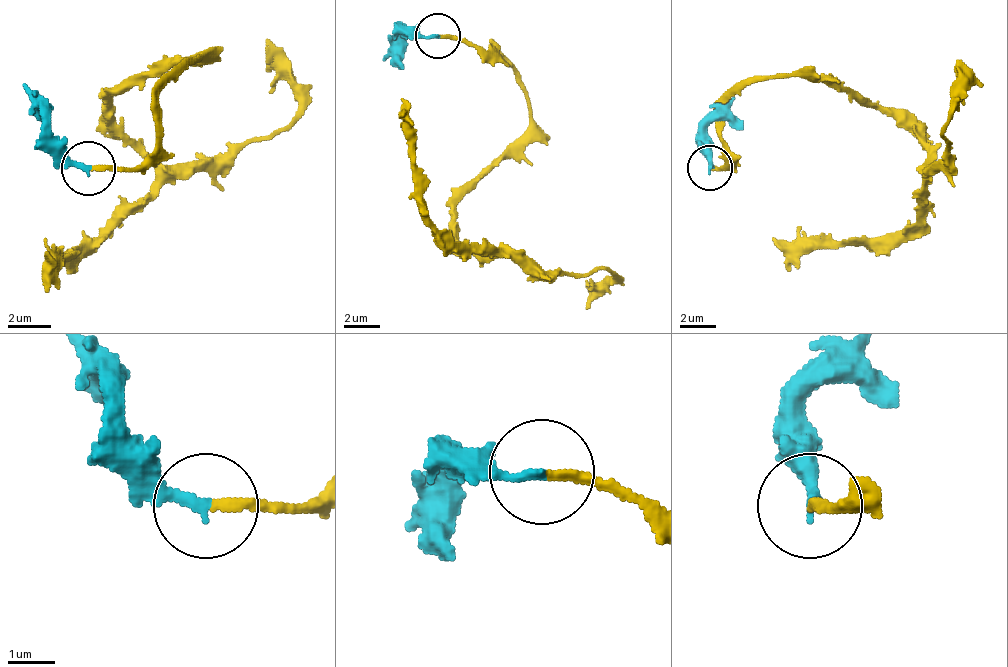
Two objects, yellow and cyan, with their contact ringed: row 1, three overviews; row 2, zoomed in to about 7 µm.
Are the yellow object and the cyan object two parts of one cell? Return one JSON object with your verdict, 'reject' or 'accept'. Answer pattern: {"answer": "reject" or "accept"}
{"answer": "accept"}

